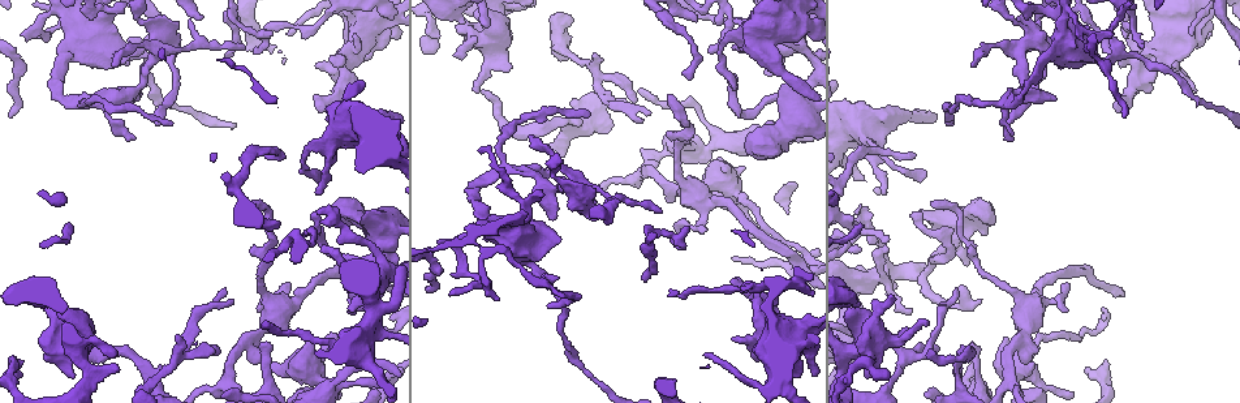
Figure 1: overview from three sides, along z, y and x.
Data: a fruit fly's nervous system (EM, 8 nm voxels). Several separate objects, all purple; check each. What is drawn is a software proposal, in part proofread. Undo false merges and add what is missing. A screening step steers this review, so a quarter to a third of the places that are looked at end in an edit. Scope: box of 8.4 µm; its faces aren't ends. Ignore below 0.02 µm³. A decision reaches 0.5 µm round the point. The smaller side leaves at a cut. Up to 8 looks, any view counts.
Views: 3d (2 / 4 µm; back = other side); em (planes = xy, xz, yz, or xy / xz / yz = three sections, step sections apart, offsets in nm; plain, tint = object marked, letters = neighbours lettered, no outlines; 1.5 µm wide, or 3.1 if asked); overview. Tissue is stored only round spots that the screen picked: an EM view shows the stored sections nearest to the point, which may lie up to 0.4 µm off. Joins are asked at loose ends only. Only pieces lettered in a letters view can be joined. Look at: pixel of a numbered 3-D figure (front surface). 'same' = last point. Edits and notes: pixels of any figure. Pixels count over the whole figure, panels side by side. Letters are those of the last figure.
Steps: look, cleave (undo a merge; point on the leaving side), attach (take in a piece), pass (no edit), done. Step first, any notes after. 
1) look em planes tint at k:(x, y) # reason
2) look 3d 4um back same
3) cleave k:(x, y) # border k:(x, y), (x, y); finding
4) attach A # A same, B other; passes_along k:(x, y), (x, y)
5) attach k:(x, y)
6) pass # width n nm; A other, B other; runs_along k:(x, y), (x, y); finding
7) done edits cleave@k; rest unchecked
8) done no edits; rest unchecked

look 3d 2um at 1:(1035, 363) # branch stops here

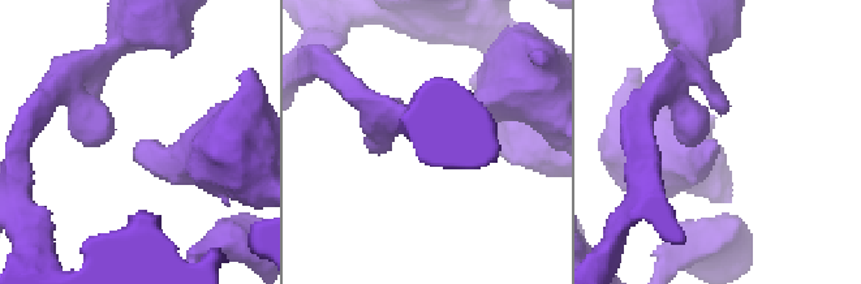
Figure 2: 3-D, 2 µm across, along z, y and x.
look em xz step 8 tint at 2:(137, 144)

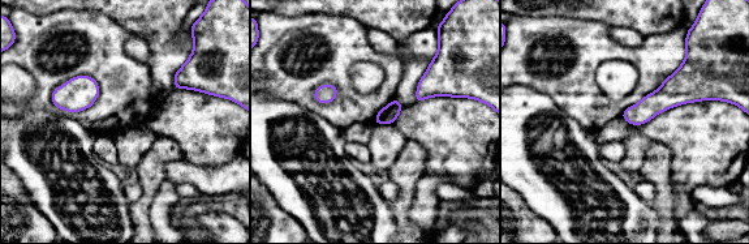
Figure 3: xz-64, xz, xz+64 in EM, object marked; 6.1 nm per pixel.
look em xz step 8 letters same

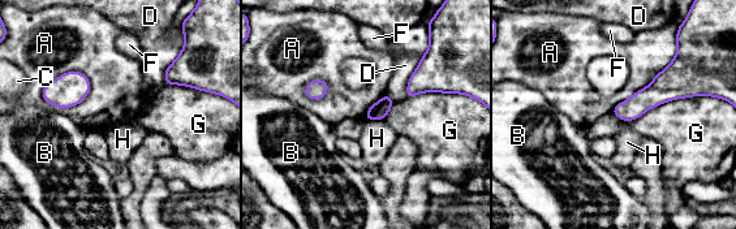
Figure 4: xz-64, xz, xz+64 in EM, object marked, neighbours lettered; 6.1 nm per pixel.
pass # width 100 nm; longest_contact G 600 nm; A other, B other, C other, D other, F other, G other, H other; none of them fits

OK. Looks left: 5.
look em yz step 4 tint at 1:(285, 283) # thin end

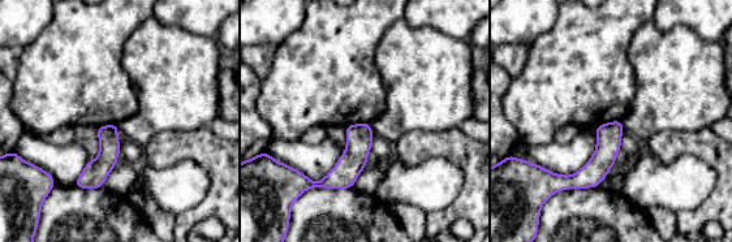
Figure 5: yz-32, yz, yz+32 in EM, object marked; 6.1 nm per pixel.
look em planes letters same # another direction

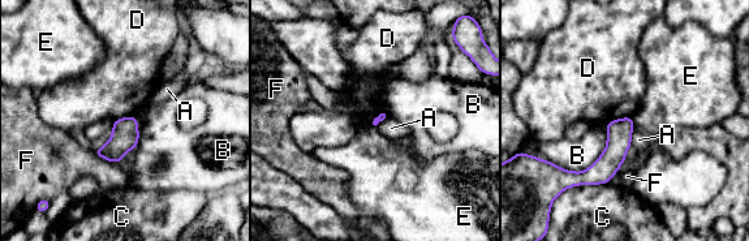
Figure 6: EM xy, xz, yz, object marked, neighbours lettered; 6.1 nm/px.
pass # A other, B other, C other, D other, E other, F other; runs_along 6:(628, 120), (615, 153), (576, 179); none of them fits

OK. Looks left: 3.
look 3d 2um at 1:(1028, 44) # sharp bend

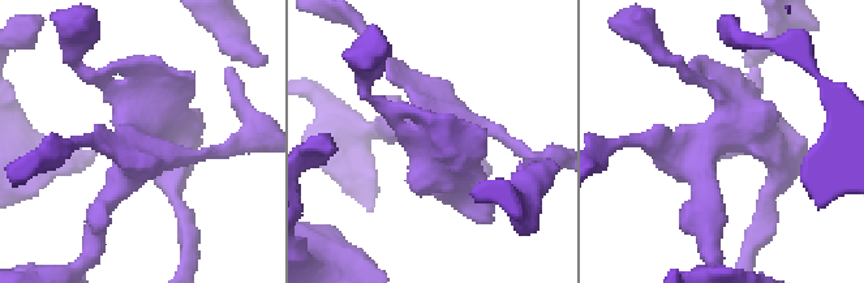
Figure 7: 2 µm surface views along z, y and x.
look em xy step 4 plain at 7:(726, 133) # shape alone is not enough

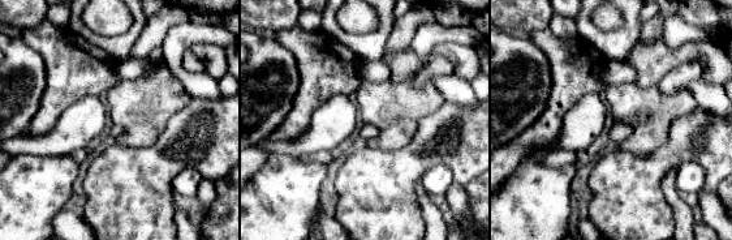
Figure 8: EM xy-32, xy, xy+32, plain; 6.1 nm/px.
look em xy step 4 letters same # what lies round it

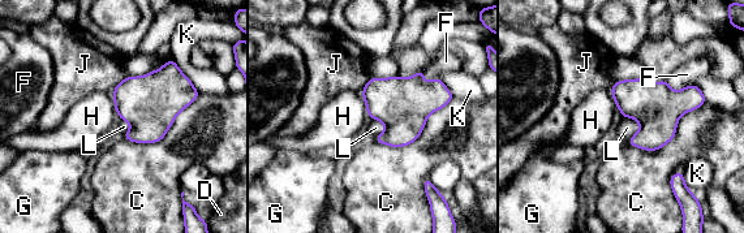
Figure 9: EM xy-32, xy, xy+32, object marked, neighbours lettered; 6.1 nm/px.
pass # C other, D other, F other, G other, H other, J other, K other, L other; border 9:(705, 100), (658, 149), (626, 142); all the same neuron

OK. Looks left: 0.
done no edits; rest unchecked

